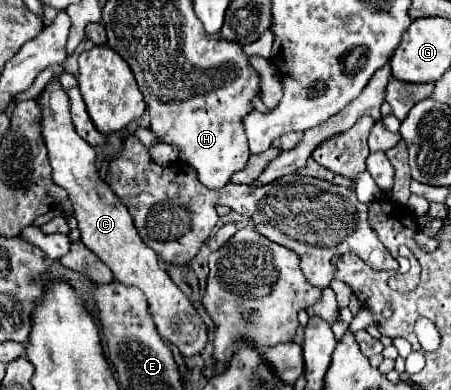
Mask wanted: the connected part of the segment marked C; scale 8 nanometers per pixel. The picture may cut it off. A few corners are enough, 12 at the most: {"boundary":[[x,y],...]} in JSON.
{"boundary":[[53,78],[37,98],[53,182],[83,244],[147,294],[183,358],[207,344],[195,306],[99,178]]}

